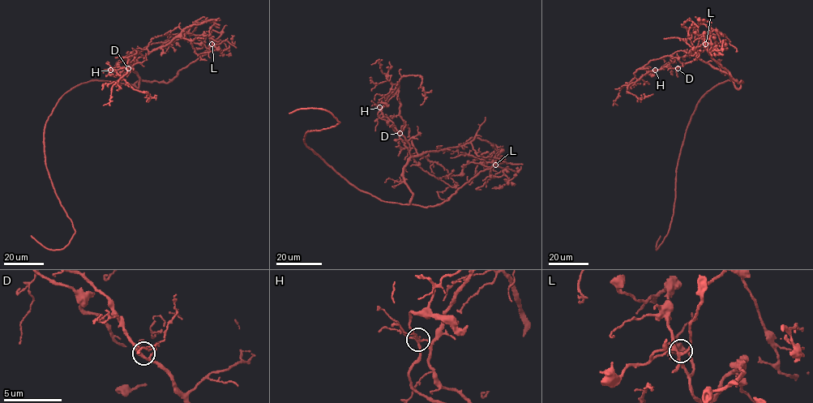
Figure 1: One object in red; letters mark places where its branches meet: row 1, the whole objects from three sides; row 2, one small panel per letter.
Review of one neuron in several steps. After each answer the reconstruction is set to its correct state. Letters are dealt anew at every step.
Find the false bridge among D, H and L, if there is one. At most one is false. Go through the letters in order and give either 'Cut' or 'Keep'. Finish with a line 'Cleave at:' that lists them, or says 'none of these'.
D: Keep
H: Keep
L: Keep
Cleave at: none of these

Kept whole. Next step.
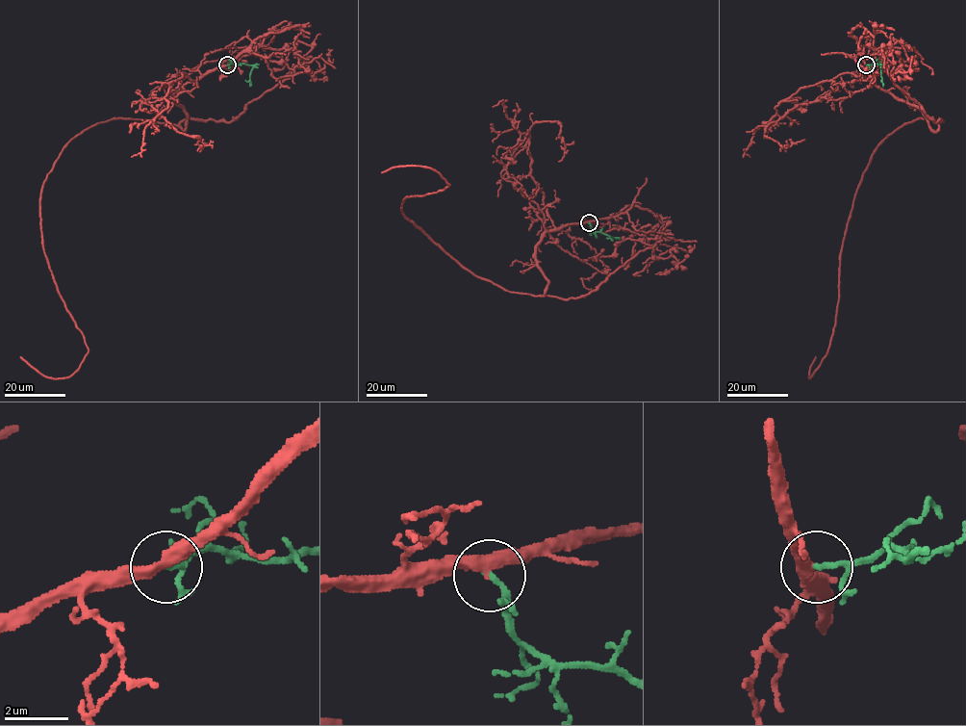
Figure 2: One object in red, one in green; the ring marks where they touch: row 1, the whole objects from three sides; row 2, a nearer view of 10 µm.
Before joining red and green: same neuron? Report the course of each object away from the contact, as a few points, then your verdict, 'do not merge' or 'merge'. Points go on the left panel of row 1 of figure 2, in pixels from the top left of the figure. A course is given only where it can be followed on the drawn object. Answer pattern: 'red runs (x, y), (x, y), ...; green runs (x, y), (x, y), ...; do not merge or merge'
red runs (227, 65), (175, 92), (184, 131), (115, 118), (64, 146), (40, 226), (88, 353), (59, 378), (19, 357); green runs (227, 65), (251, 65), (249, 86); merge

